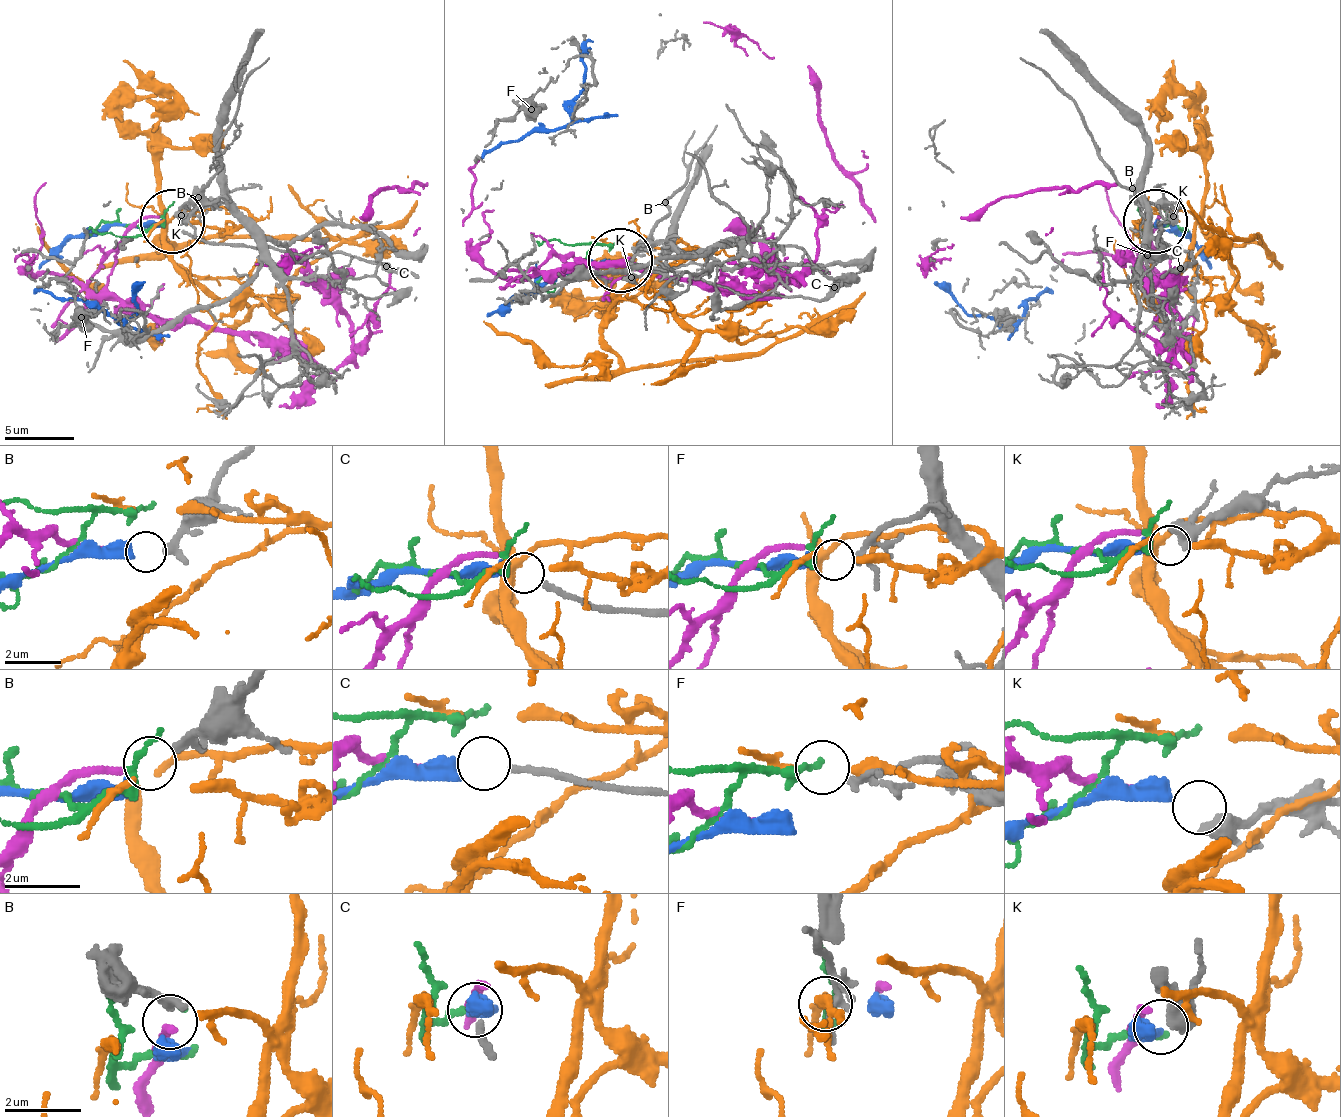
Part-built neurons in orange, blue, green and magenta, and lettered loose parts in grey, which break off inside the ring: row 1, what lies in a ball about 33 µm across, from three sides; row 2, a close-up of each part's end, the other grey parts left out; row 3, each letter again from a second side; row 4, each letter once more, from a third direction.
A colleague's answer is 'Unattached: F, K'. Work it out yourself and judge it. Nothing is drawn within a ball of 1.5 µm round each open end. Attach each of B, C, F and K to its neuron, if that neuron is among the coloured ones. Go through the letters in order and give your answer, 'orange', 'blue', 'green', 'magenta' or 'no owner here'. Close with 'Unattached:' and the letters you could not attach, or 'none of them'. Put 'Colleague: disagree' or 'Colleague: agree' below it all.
B: magenta
C: blue
F: green
K: no owner here
Unattached: K
Colleague: disagree

